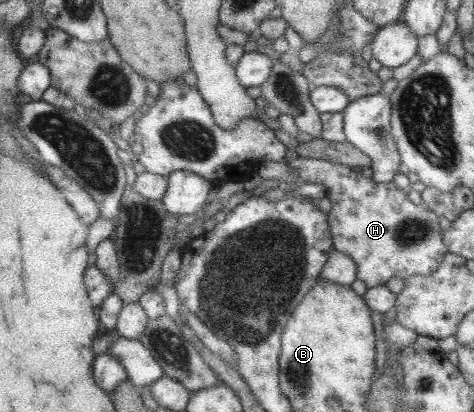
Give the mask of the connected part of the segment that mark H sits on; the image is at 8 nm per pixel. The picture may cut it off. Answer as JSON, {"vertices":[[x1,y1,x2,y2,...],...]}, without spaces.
{"vertices":[[299,156,287,165,296,168,300,181,304,180,304,183,308,184,322,184,326,187,326,195,333,204,328,216,333,247,354,260,357,278,364,281,367,289,386,285,392,277,402,277,405,280,414,275,428,277,440,267,442,260,449,252,440,229,440,216,430,211,425,204,416,205,410,201,407,189,398,188,394,182,376,183,372,178,353,171,350,166,313,157]]}

